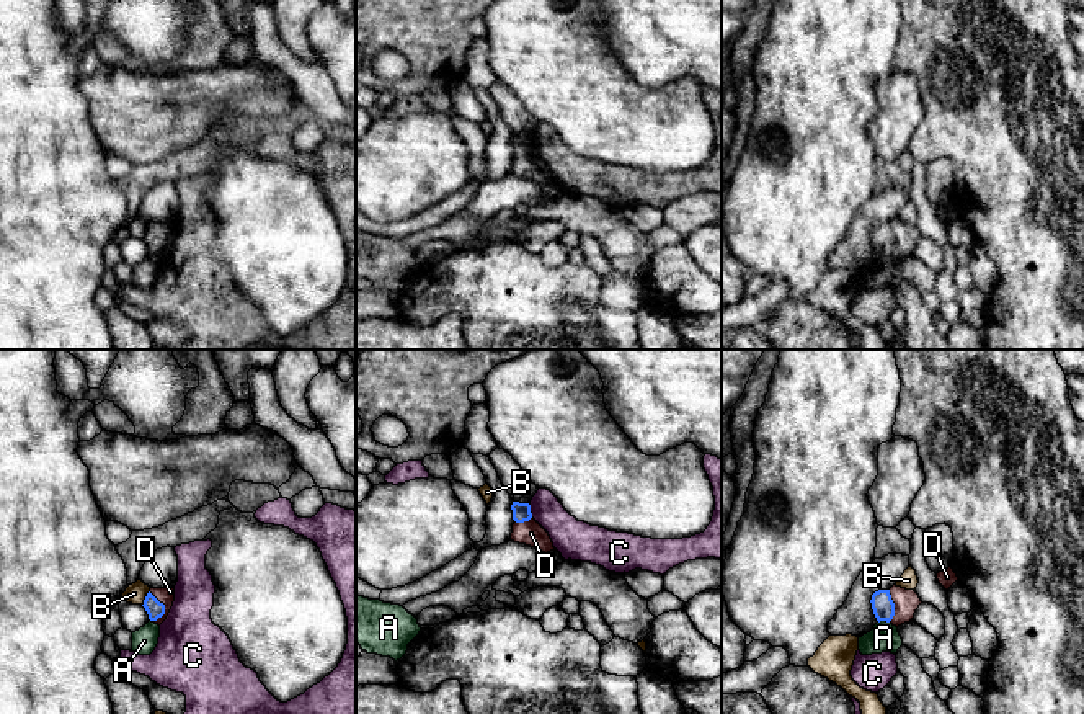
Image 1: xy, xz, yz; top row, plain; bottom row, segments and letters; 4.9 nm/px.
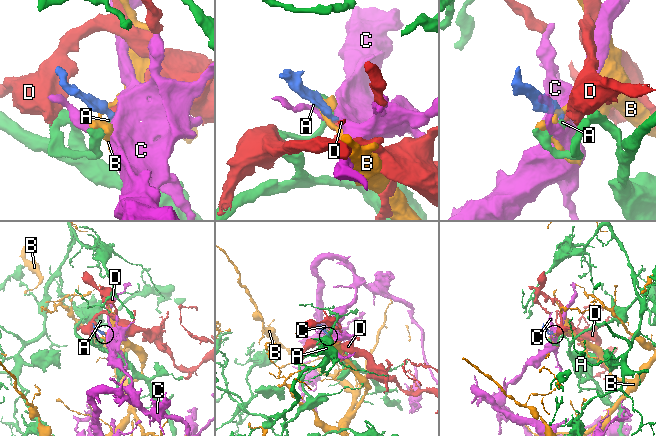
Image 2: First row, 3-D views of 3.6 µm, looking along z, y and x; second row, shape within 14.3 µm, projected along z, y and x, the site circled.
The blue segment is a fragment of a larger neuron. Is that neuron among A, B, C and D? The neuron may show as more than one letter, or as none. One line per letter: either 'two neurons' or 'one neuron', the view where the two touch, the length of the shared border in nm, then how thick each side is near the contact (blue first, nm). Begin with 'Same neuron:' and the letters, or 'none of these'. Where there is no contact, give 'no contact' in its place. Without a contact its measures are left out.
Same neuron: D
A: two neurons | yz | 60 nm | 110/140 nm
B: two neurons | xy | 90 nm | 90/100 nm
C: two neurons | xz | 80 nm | 100/190 nm
D: one neuron | xy | 160 nm | 90/80 nm

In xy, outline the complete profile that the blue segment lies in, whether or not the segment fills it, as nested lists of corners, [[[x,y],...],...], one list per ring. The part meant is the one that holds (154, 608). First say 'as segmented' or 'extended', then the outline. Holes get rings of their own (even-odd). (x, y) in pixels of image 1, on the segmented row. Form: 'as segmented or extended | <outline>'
extended | [[[150,588],[144,600],[144,608],[149,614],[149,619],[155,624],[162,624],[175,601],[175,588]]]

